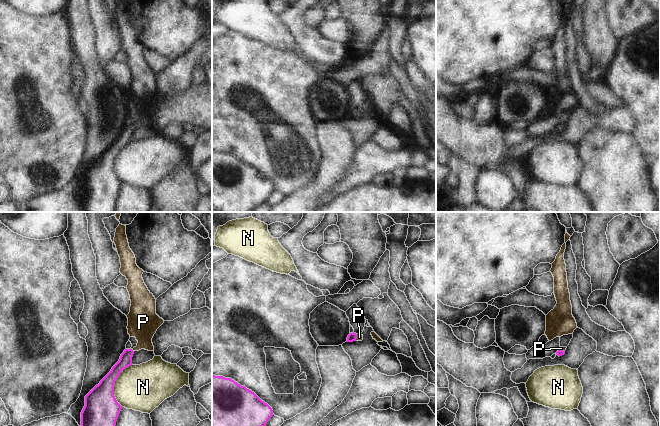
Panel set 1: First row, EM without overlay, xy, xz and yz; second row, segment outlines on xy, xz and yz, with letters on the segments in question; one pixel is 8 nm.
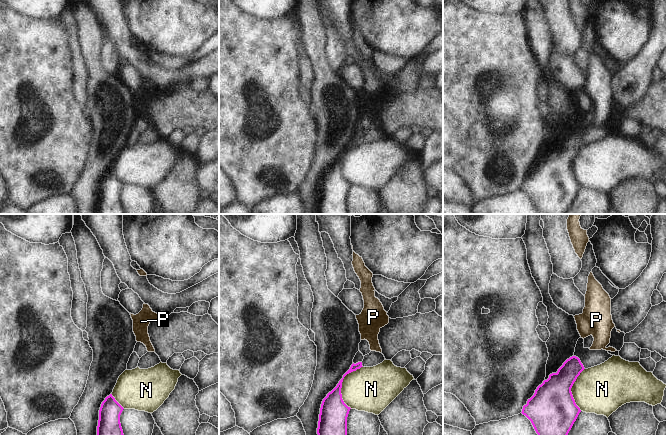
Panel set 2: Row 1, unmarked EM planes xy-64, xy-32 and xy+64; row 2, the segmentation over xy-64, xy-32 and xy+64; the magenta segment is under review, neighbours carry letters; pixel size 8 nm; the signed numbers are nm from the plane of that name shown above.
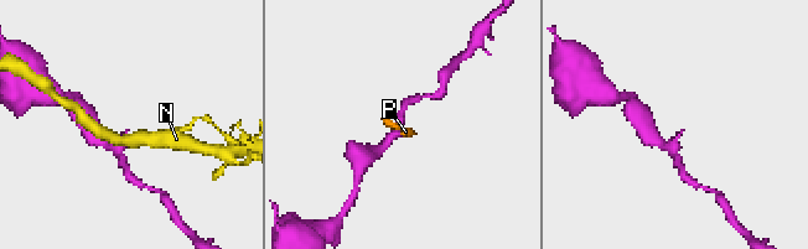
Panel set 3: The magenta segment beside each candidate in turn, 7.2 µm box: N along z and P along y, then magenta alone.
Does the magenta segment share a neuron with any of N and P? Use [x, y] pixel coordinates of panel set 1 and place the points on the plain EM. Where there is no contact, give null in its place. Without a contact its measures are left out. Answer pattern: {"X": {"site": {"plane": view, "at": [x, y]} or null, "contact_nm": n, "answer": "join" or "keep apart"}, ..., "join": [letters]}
{"N": {"site": {"plane": "xy", "at": [114, 160]}, "contact_nm": 360, "answer": "keep apart"}, "P": {"site": {"plane": "xy", "at": [132, 126]}, "contact_nm": 30, "answer": "join"}, "join": ["P"]}

